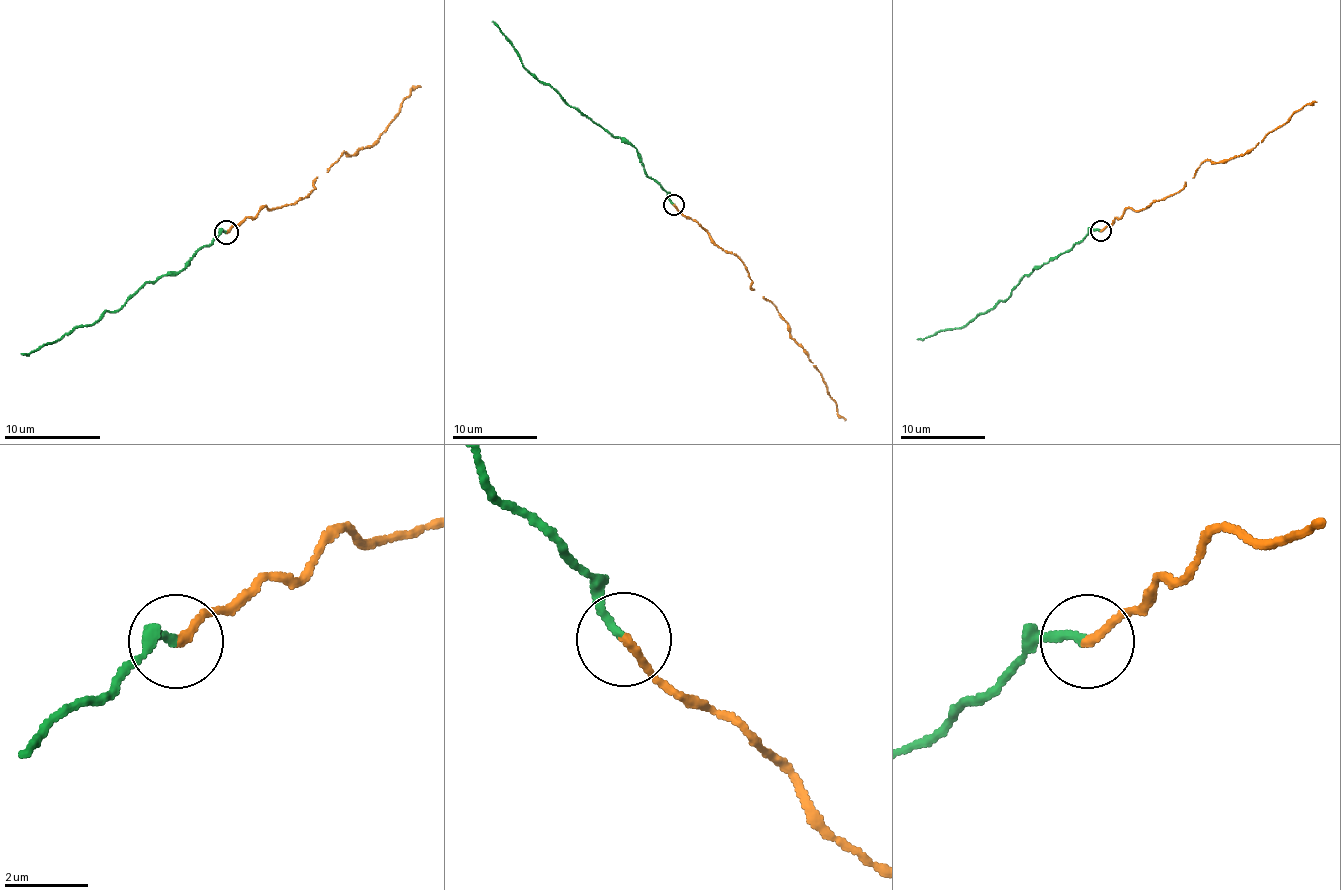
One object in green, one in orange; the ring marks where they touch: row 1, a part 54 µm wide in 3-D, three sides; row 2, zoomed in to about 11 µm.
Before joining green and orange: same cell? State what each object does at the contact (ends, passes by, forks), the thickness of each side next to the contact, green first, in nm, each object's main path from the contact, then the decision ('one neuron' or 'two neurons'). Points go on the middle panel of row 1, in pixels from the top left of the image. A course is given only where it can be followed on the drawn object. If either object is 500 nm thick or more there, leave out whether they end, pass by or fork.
green ends | orange ends | 200/190 nm | green via (674, 204), (644, 172), (640, 153), (606, 132), (548, 85), (540, 83), (491, 21) | orange via (674, 204), (742, 261), (750, 287), (776, 308), (821, 374), (836, 410), (846, 419) | one neuron

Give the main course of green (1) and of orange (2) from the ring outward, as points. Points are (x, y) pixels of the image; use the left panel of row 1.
1: (227, 233), (193, 254), (181, 271), (169, 271), (150, 281), (118, 309), (104, 312), (51, 343), (20, 353)
2: (227, 233), (263, 206), (279, 208), (303, 199), (342, 153), (368, 148), (409, 91), (421, 86)

